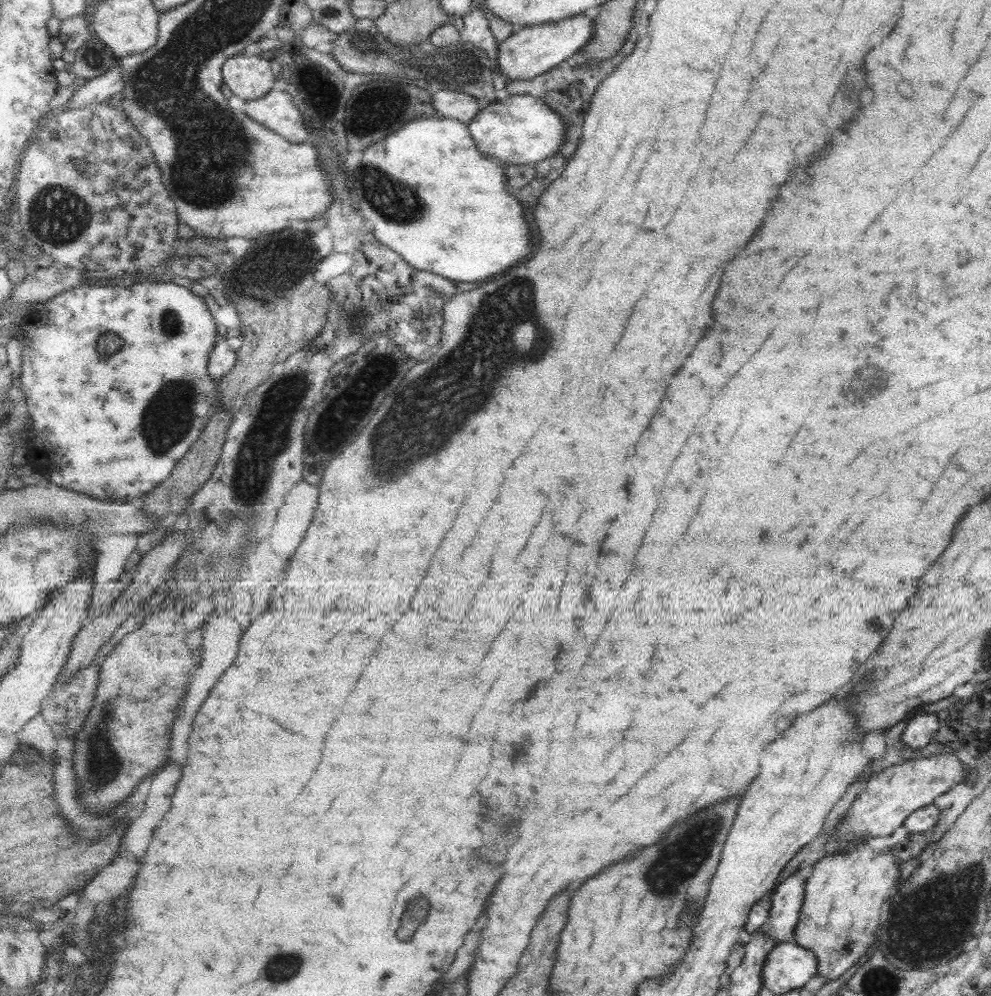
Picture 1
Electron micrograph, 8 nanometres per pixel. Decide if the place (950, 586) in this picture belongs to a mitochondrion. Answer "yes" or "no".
no

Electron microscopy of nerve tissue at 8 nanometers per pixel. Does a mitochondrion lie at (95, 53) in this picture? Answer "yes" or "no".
no

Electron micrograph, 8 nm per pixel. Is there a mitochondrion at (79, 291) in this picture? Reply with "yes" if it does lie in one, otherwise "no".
no

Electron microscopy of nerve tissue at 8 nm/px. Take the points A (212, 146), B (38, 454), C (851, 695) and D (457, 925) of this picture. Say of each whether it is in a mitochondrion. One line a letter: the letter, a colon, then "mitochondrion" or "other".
A: mitochondrion
B: other
C: other
D: other

